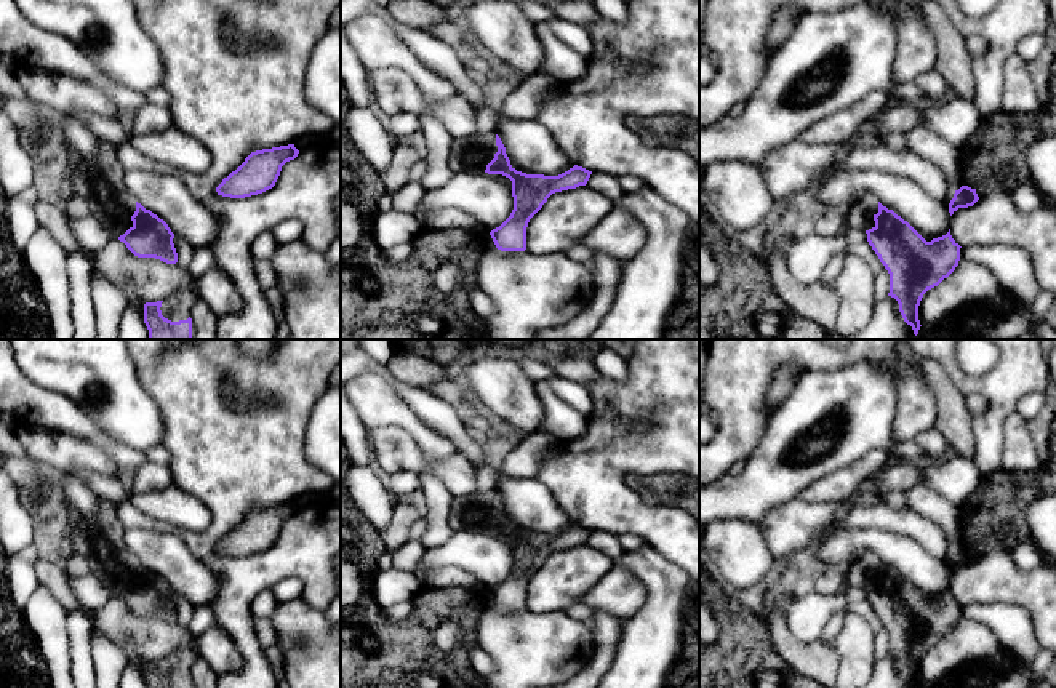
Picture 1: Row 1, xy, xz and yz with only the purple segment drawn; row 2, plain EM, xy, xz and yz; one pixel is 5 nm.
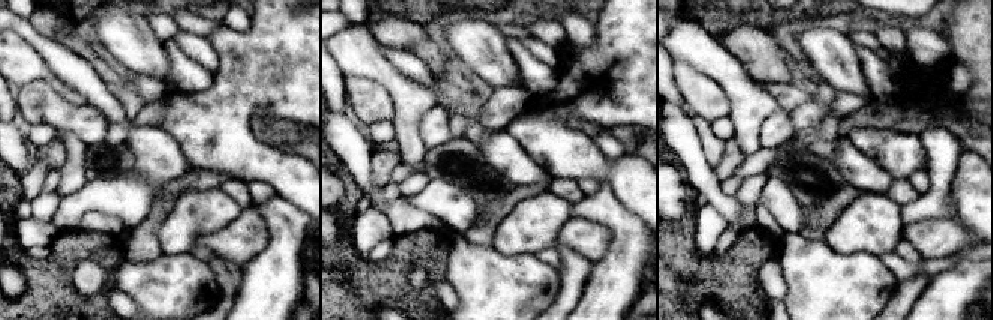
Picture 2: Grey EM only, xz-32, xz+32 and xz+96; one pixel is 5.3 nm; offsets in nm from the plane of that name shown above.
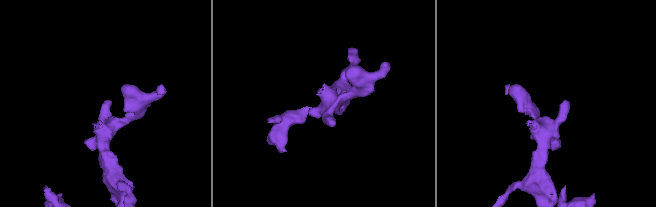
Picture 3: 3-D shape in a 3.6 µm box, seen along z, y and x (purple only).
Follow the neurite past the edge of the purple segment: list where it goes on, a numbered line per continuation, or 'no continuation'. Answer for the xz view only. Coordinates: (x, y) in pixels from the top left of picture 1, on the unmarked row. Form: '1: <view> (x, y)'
1: xz (474, 511)

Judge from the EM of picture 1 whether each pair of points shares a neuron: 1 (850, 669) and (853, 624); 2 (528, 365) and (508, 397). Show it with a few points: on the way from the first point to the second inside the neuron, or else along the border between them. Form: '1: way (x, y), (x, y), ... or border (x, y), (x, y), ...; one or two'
1: way (853, 658), (853, 636); one
2: border (517, 362), (535, 383); two

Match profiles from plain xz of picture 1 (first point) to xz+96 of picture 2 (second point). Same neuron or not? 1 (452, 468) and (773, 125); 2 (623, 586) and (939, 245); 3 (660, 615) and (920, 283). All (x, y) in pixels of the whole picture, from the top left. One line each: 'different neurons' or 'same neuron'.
1: same neuron
2: same neuron
3: different neurons

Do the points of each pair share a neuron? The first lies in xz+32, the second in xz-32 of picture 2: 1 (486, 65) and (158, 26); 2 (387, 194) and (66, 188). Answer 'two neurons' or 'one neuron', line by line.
1: two neurons
2: two neurons

